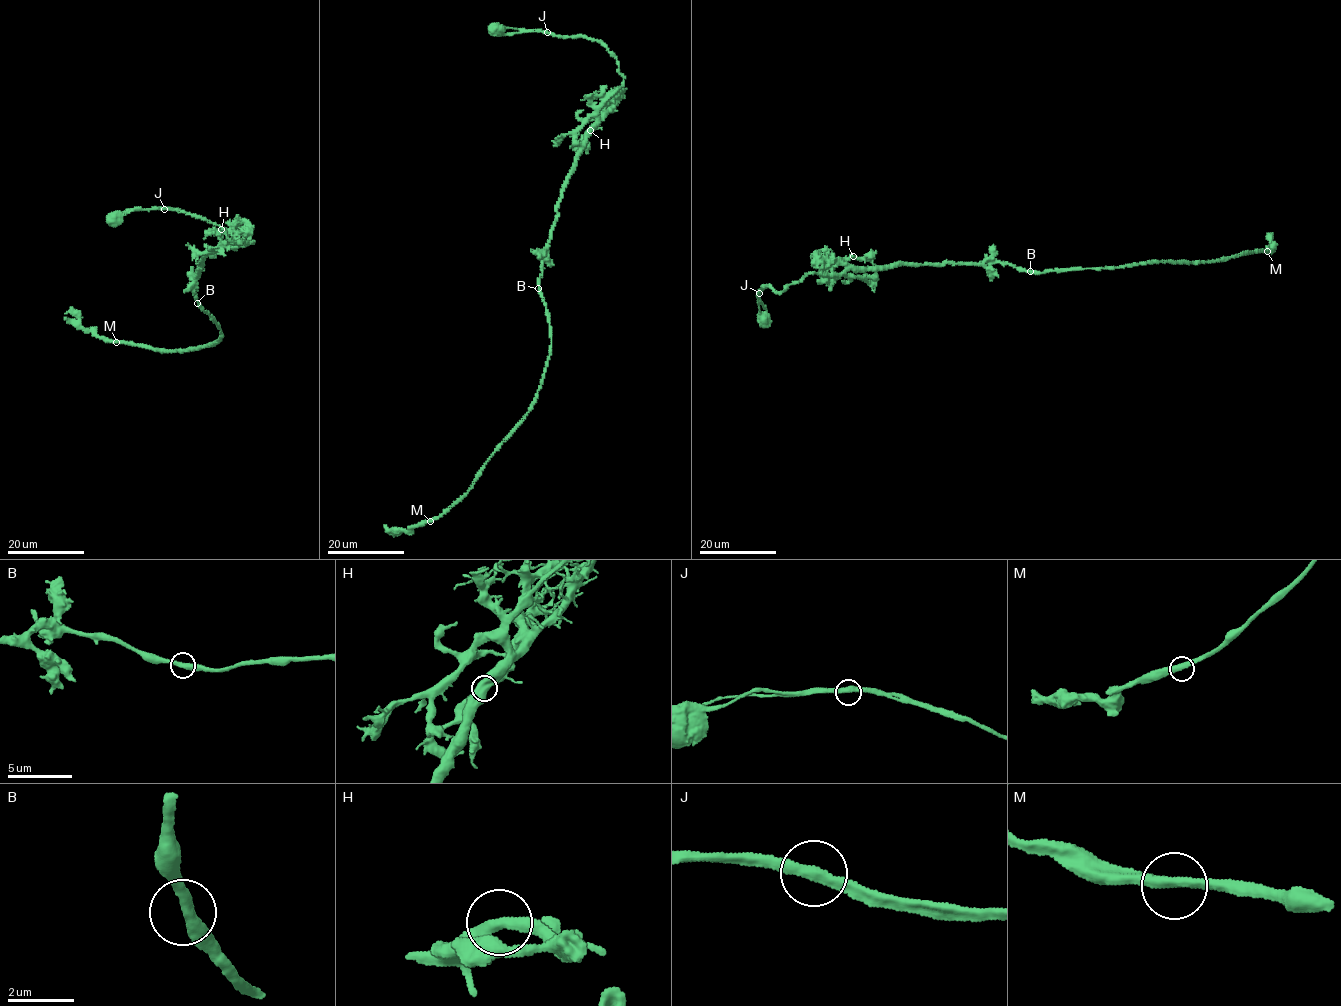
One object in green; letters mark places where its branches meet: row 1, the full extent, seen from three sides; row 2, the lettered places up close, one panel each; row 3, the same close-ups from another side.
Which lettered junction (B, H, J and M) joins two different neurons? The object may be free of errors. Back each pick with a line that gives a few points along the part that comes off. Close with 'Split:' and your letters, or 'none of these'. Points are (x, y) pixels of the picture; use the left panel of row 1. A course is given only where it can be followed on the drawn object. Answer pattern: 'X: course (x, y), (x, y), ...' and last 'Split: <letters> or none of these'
J: course (164, 209), (120, 212), (110, 222)
Split: J

